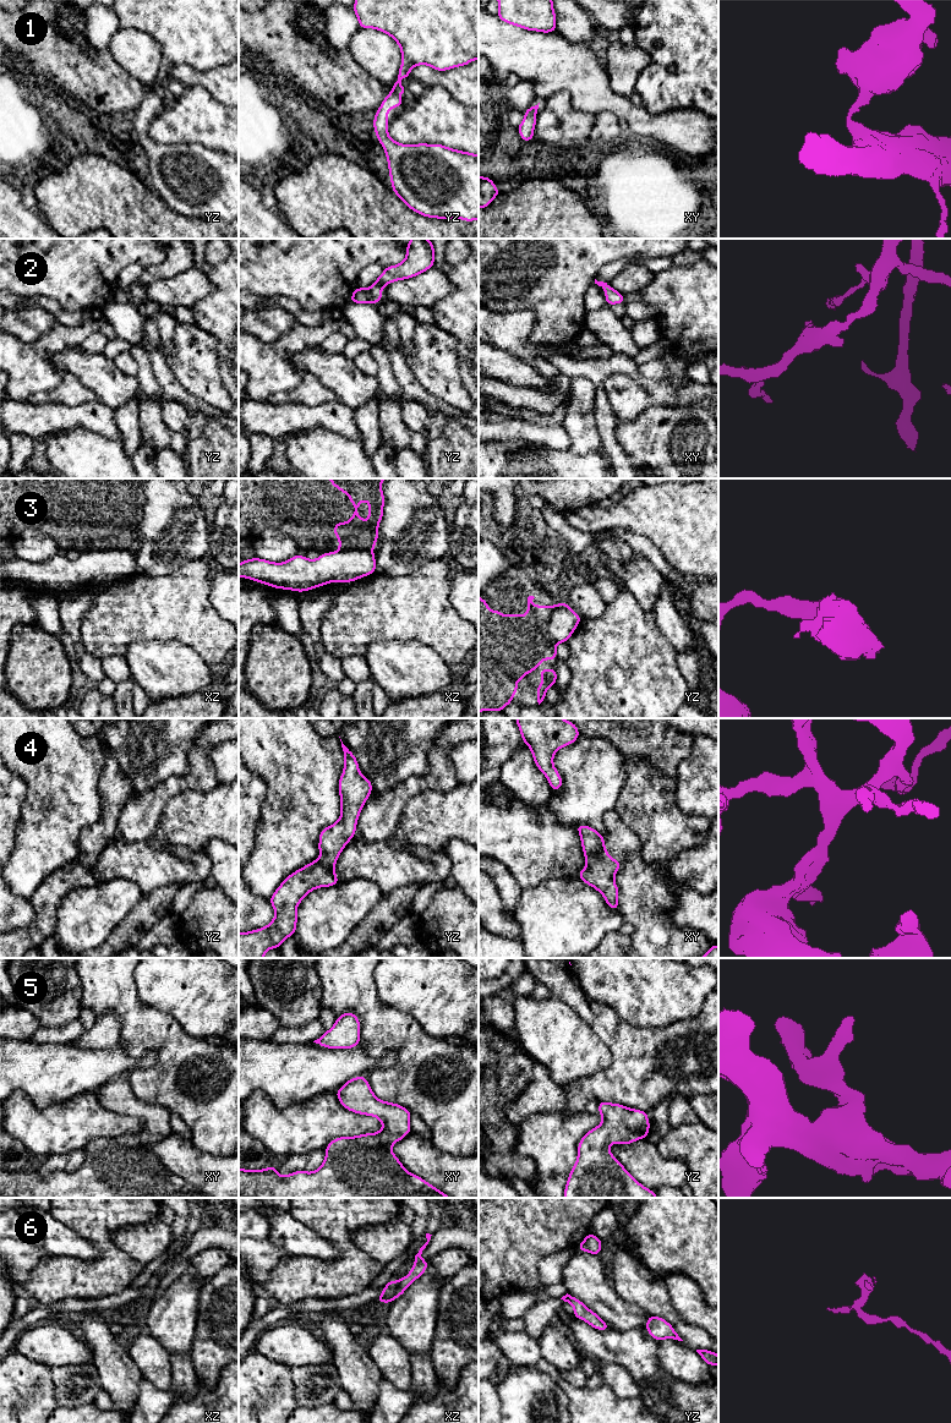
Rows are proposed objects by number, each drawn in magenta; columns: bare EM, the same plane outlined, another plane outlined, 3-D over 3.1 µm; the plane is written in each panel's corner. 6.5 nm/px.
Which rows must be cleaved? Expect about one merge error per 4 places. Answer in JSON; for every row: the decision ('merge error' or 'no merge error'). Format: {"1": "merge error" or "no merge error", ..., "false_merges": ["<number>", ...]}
{"1": "no merge error", "2": "no merge error", "3": "merge error", "4": "no merge error", "5": "no merge error", "6": "merge error", "false_merges": ["3", "6"]}

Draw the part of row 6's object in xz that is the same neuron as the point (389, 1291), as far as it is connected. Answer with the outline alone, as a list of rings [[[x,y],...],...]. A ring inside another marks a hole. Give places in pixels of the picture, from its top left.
[[[389,1280],[376,1302],[381,1302],[381,1303],[390,1302],[392,1303],[395,1293],[397,1293],[398,1285],[399,1285],[399,1280],[397,1280],[395,1282]]]

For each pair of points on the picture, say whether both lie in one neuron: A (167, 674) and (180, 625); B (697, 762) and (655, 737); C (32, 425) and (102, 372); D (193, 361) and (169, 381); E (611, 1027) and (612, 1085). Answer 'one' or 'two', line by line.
A: two
B: two
C: two
D: two
E: one

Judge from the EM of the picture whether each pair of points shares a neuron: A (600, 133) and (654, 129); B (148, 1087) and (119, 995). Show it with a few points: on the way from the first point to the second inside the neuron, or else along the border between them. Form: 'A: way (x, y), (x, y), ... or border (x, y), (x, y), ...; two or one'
A: border (605, 110), (608, 110), (619, 120), (627, 133); two
B: way (165, 1063), (165, 1045), (138, 1018); one

